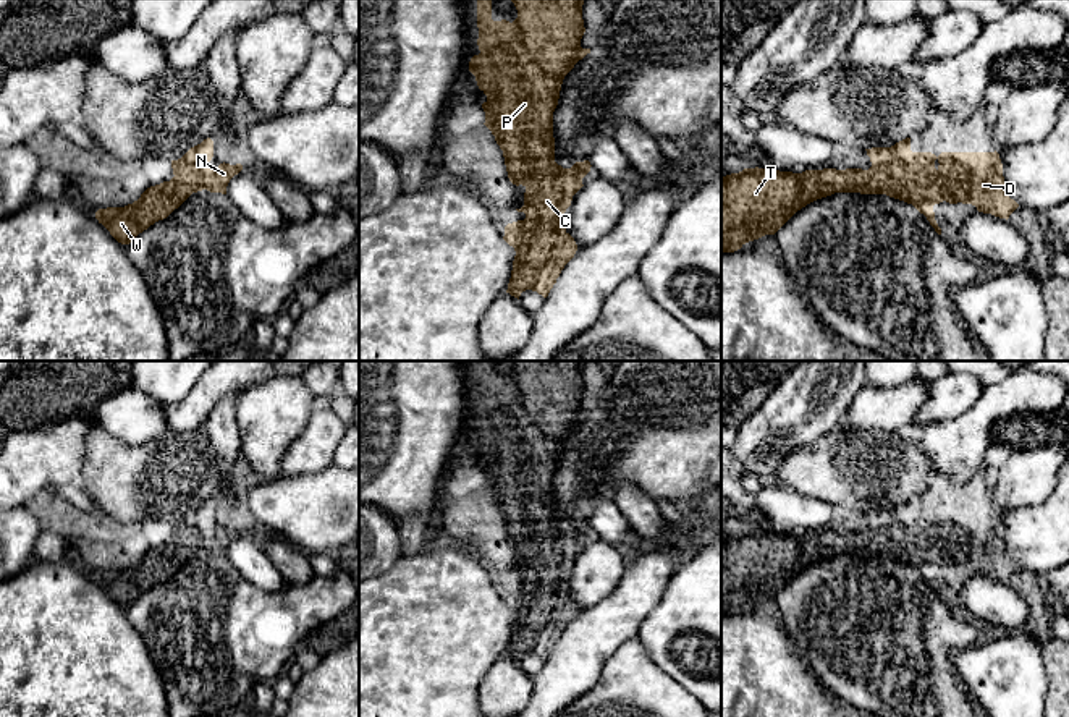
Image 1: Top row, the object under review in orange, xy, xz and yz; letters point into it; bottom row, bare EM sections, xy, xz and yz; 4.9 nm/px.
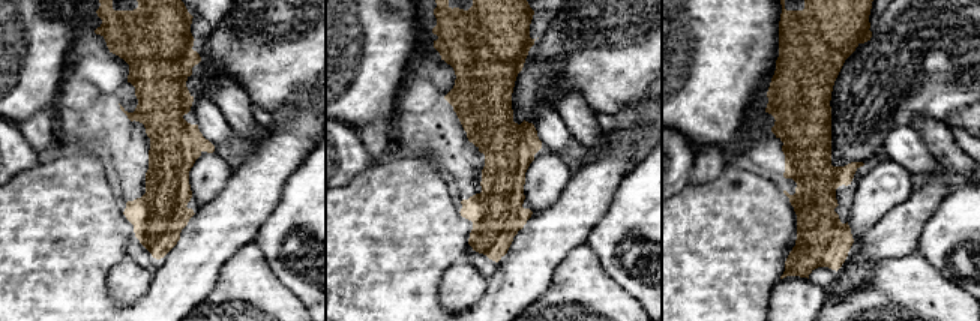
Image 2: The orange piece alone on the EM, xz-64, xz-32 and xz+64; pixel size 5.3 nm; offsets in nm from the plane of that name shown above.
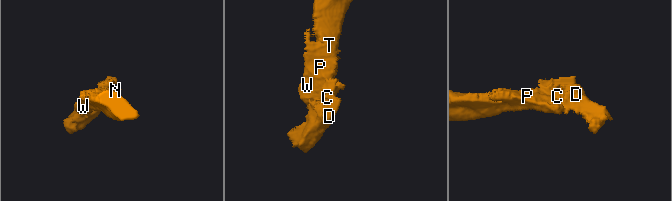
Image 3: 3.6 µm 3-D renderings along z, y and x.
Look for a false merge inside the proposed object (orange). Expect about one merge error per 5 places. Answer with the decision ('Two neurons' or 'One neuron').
One neuron

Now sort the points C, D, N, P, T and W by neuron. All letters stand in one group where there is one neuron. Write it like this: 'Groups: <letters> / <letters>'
Groups: C D N P T W

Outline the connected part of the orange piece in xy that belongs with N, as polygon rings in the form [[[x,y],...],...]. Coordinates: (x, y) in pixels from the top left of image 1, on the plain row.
[[[204,502],[181,521],[171,523],[173,541],[147,550],[137,563],[125,570],[107,570],[95,575],[95,581],[121,607],[129,607],[139,596],[158,583],[167,581],[192,555],[207,552],[226,557],[230,542],[243,532],[241,526],[205,529],[213,520],[213,503]]]

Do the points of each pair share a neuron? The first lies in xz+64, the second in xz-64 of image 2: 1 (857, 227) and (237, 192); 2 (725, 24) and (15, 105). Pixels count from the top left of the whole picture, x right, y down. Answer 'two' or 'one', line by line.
1: two
2: one

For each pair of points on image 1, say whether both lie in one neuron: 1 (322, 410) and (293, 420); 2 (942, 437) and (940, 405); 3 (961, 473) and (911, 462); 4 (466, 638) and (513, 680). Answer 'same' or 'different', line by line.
1: different
2: different
3: different
4: different

